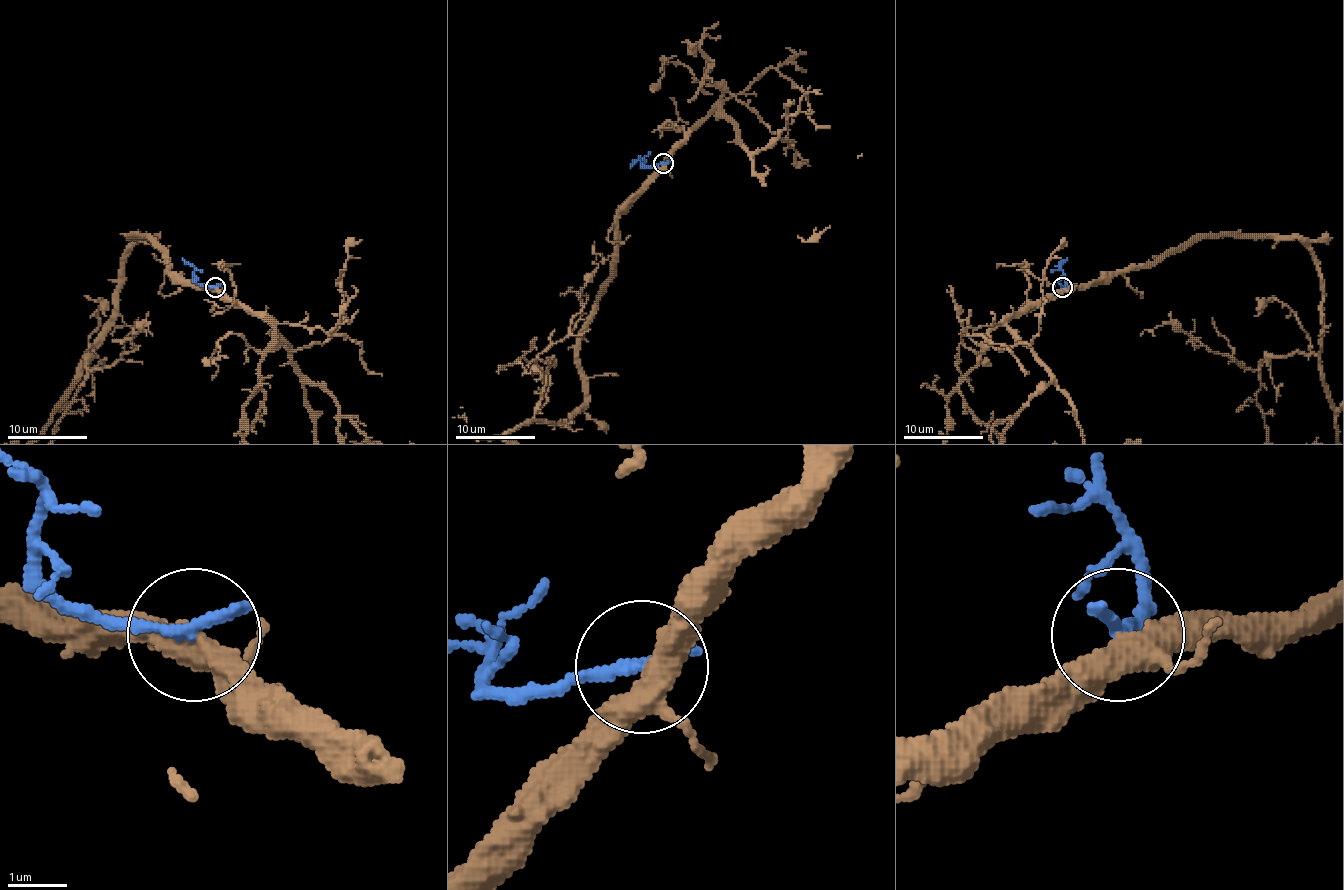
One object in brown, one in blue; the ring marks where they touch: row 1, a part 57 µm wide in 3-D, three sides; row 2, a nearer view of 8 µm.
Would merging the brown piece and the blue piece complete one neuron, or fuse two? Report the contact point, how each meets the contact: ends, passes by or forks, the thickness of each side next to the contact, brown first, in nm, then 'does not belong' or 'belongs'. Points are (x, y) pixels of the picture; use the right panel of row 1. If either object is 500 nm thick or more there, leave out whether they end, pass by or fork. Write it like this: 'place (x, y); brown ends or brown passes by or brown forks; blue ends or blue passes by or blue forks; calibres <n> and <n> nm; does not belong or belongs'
place (1062, 287); brown forks; blue ends; calibres 380 and 260 nm; does not belong

